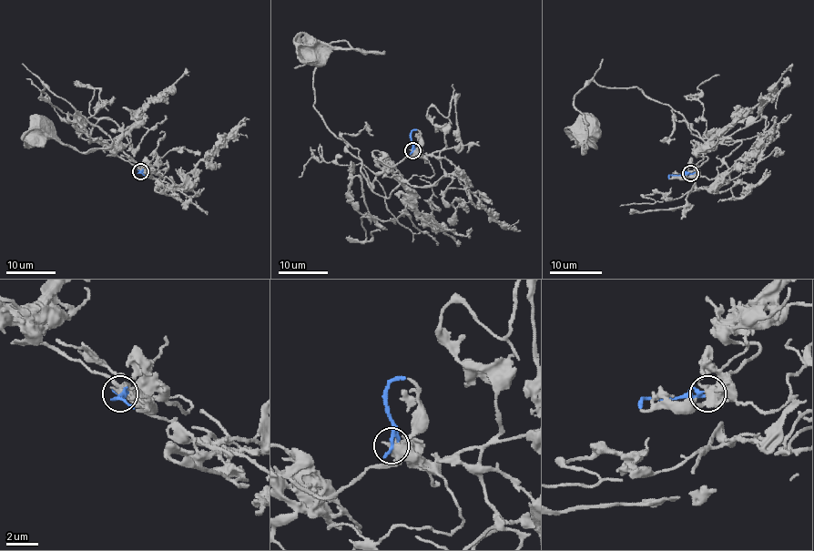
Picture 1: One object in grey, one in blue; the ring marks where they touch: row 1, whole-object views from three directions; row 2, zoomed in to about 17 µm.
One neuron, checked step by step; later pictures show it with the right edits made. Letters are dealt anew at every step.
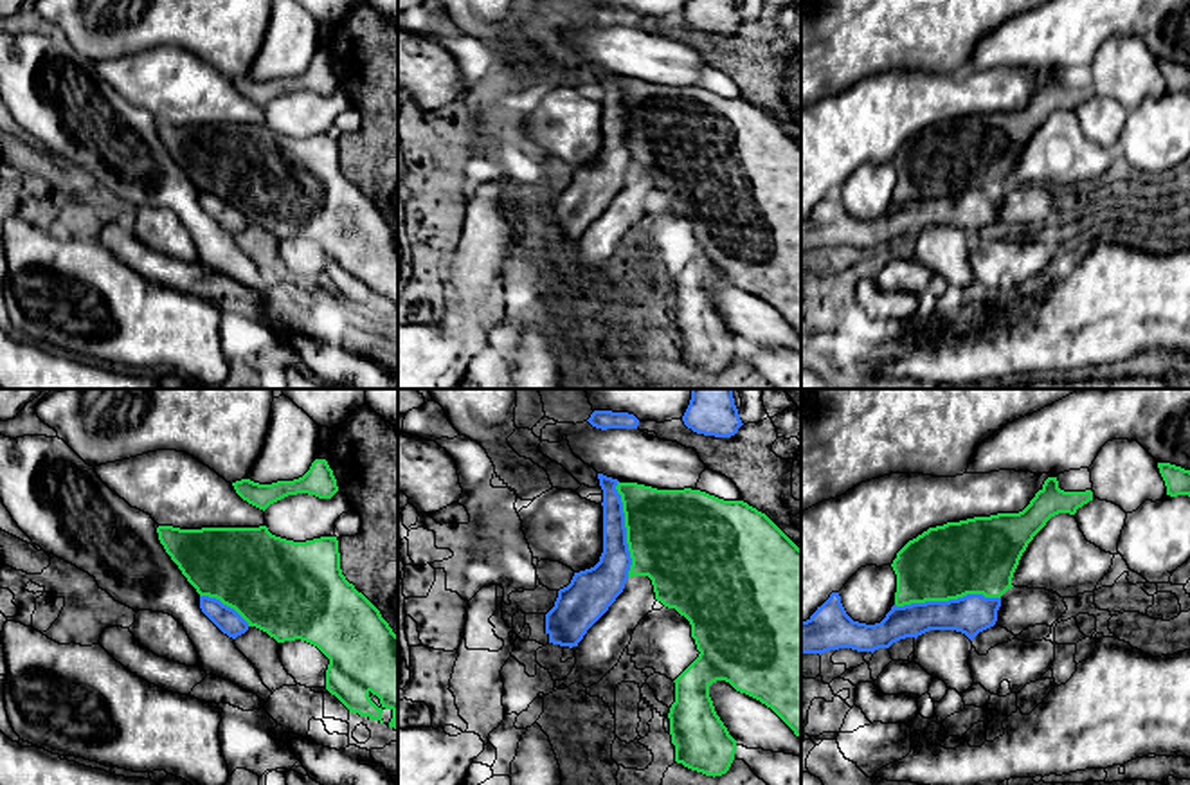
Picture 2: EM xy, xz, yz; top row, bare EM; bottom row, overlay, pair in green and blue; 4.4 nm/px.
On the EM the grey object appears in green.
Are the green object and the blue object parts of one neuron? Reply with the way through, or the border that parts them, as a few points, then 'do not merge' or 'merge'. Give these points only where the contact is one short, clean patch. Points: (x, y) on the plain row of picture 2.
merge

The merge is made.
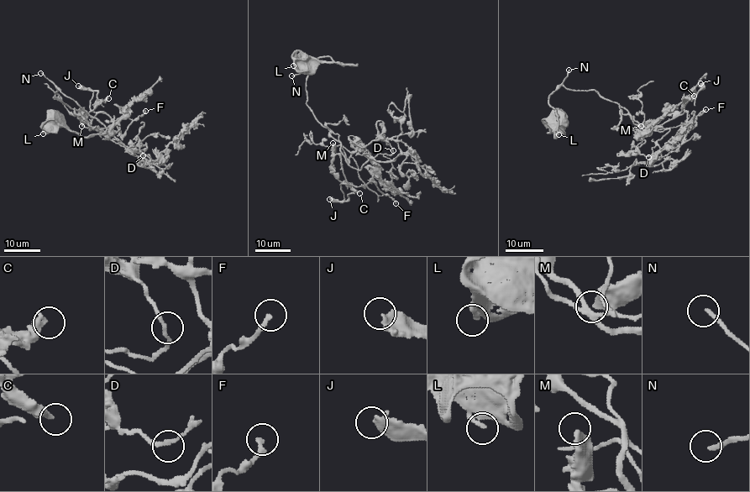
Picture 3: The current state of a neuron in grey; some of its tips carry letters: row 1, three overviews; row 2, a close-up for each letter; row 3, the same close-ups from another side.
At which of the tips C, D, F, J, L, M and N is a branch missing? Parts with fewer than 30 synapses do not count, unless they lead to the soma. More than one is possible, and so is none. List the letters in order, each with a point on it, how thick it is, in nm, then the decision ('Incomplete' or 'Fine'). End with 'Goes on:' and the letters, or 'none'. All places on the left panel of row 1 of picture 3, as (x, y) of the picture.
C: Place: (108, 98). Thickness 320 nm. Incomplete
D: Place: (143, 155). Thickness 160 nm. Fine
F: Place: (145, 111). Thickness 200 nm. Fine
J: Place: (78, 86). Thickness 320 nm. Fine
L: Place: (43, 133). Thickness 360 nm. Fine
M: Place: (81, 126). Thickness 360 nm. Fine
N: Place: (40, 73). Thickness 180 nm. Incomplete
Goes on: C, N

